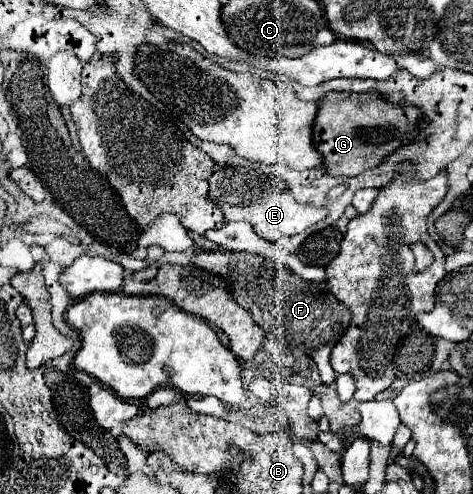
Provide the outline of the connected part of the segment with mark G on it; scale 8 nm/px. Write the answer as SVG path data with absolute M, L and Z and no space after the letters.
M330 91L318 101L314 119L314 145L322 155L322 167L328 175L358 175L376 167L386 155L402 143L418 137L418 111L398 109L380 99L378 93Z

